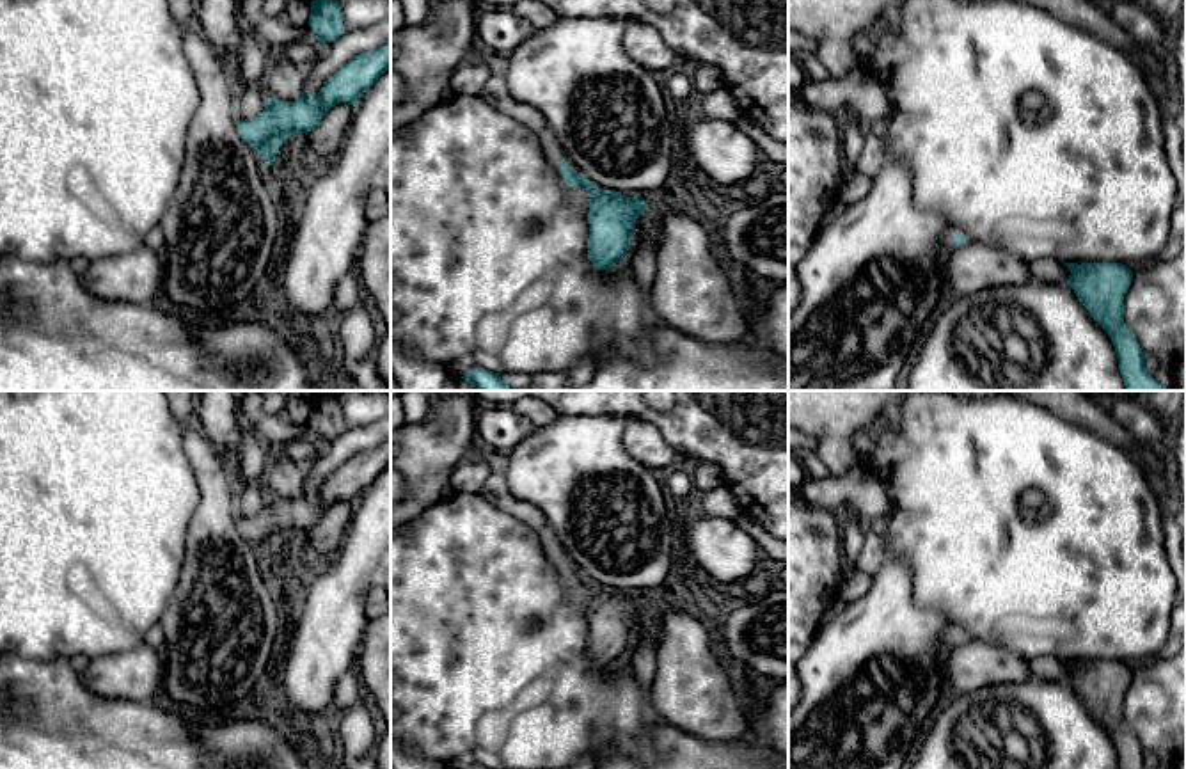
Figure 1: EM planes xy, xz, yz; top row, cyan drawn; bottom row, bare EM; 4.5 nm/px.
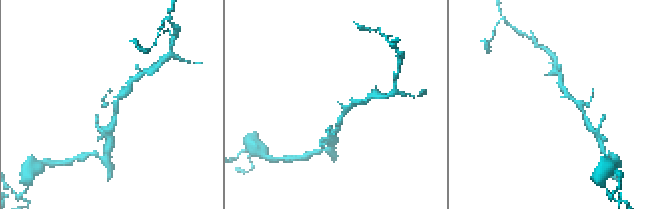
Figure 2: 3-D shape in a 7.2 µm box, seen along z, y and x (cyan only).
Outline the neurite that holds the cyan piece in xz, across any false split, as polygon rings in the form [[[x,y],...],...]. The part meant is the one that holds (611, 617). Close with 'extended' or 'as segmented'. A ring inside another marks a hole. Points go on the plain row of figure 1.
[[[478,440],[470,442],[470,449],[492,469],[490,480],[479,494],[495,508],[511,513],[533,527],[540,536],[545,554],[561,570],[565,581],[588,590],[588,657],[598,668],[611,666],[627,652],[636,618],[650,609],[648,602],[641,593],[627,595],[621,590],[607,590],[584,575],[547,524],[545,513],[533,503],[515,499],[504,487],[506,456],[486,449]]]; extended

